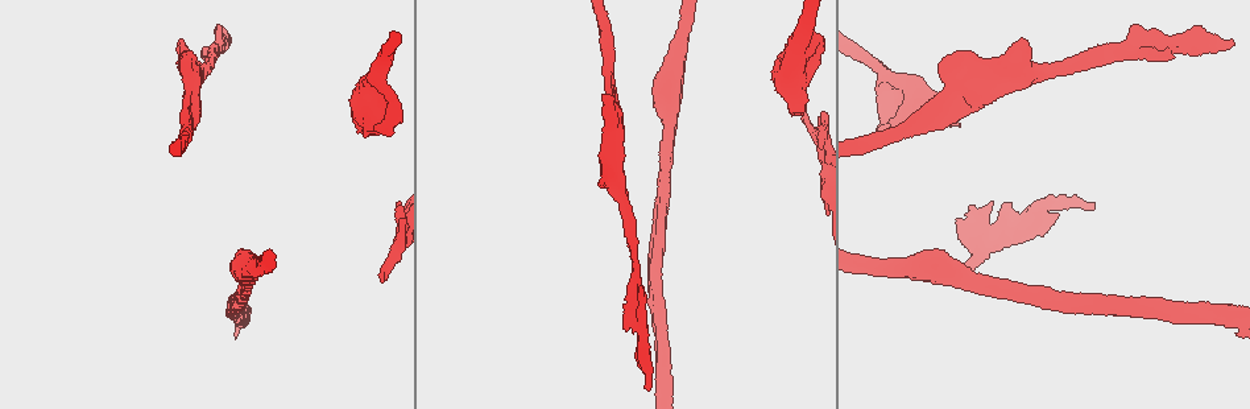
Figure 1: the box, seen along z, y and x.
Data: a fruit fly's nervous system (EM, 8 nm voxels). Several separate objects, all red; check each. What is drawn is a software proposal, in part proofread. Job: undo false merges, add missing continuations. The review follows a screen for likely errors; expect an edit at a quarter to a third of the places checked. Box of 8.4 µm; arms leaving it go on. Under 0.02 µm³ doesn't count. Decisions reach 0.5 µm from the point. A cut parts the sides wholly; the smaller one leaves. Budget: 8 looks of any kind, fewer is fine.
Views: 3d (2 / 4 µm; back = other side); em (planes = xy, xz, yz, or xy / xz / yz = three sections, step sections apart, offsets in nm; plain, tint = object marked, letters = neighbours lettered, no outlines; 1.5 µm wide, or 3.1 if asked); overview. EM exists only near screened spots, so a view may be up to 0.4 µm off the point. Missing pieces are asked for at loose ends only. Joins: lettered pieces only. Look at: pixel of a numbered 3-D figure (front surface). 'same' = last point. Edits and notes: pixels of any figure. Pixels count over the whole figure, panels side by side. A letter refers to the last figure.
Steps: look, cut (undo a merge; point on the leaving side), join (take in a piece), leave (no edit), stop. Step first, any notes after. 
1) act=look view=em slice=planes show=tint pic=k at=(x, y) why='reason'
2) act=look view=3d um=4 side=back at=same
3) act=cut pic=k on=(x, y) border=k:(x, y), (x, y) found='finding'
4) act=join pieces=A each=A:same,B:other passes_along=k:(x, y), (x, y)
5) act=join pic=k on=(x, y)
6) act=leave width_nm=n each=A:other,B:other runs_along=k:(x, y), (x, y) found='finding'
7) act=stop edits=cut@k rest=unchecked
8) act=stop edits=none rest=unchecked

act=look view=3d um=4 pic=1 at=(957, 123) why='free end'

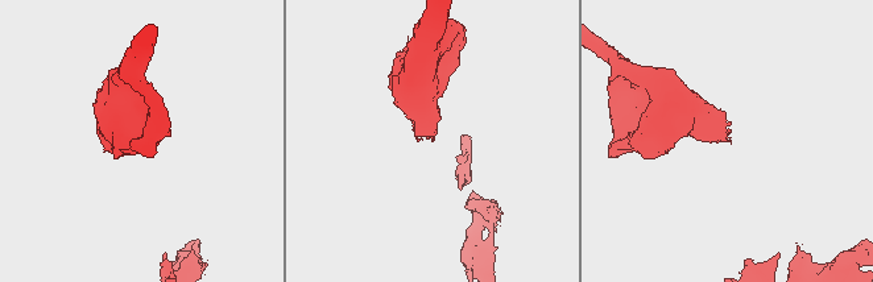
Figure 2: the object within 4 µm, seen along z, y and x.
act=look view=em slice=planes show=letters pic=2 at=(432, 138) why='shape alone is not enough'

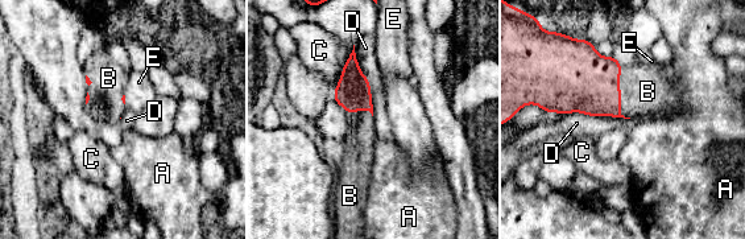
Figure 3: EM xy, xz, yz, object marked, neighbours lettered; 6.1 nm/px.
act=join pieces=B each=A:other,B:same,C:other,D:other,E:other passes_along=3:(582, 81), (620, 95), (648, 91) found='the neuron continues'

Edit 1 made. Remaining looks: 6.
act=look view=em slice=xy step=4 show=letters pic=1 at=(380, 277)

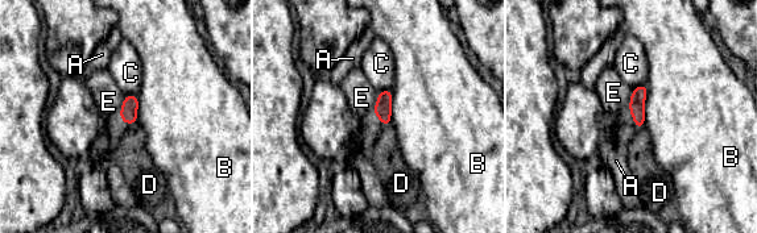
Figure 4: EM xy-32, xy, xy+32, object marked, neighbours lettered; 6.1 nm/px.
act=look view=em slice=planes show=letters at=same

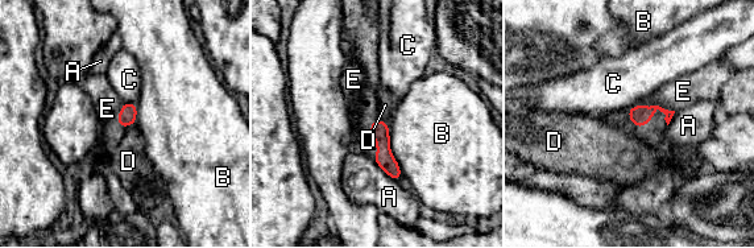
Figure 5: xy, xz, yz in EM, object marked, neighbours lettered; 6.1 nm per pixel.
act=leave each=A:other,B:other,C:other,D:other,E:other border=5:(135, 123), (119, 127) found='none of them fits'

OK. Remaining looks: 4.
act=stop edits=join@3 rest=unchecked

